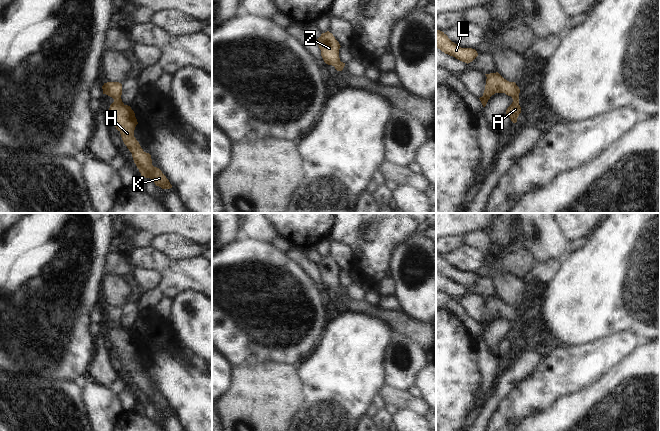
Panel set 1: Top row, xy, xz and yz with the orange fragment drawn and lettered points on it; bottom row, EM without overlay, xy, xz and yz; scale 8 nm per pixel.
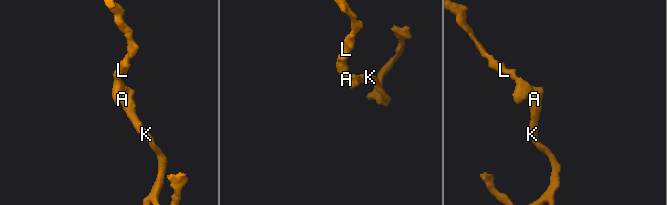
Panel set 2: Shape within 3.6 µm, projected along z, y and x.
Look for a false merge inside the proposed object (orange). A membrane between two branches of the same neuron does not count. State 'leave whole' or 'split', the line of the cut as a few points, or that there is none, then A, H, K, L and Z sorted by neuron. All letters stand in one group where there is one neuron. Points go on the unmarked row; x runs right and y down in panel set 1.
leave whole; cut none; groups A H K L Z

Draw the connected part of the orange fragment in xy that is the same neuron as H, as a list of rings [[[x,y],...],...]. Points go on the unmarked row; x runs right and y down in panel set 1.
[[[107,306],[104,307],[102,313],[103,318],[114,323],[107,335],[107,339],[120,356],[124,368],[132,377],[134,387],[139,393],[141,400],[152,403],[155,409],[162,413],[172,412],[162,395],[152,389],[151,379],[143,375],[134,361],[134,354],[138,346],[131,331],[122,326],[122,308],[119,306]]]

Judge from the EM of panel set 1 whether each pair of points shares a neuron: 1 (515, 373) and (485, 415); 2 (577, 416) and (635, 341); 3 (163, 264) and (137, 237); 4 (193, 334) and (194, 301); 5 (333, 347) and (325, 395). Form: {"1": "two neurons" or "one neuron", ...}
{"1": "one neuron", "2": "two neurons", "3": "two neurons", "4": "one neuron", "5": "one neuron"}

